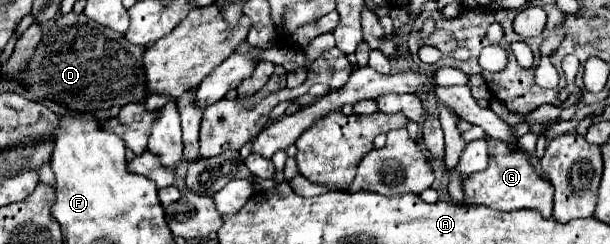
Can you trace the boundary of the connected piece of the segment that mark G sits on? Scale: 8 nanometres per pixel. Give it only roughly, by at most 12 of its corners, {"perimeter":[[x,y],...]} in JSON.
{"perimeter":[[485,137],[489,165],[463,181],[465,203],[553,215],[553,185],[529,159]]}

